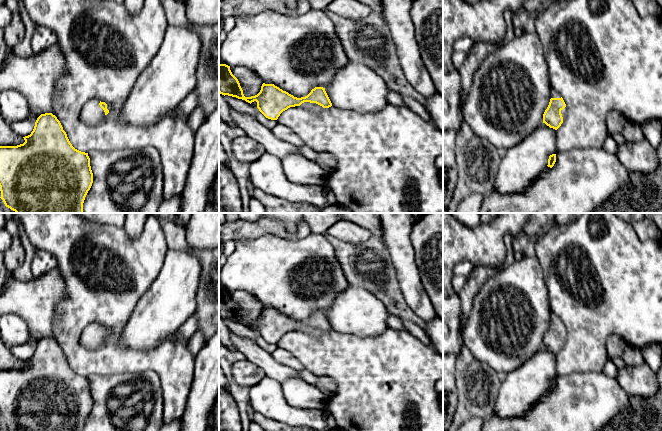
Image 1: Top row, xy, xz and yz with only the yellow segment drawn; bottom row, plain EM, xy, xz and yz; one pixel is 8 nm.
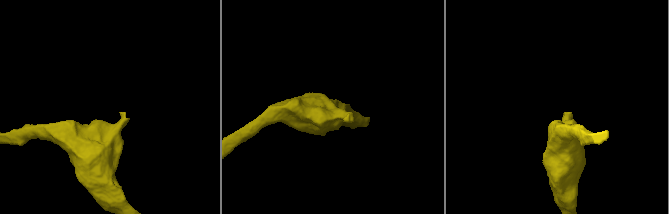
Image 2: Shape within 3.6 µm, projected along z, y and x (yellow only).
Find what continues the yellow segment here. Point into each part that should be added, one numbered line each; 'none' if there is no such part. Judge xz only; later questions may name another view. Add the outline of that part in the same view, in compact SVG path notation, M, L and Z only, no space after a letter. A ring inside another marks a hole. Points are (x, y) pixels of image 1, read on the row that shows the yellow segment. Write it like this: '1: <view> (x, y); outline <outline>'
1: xz (310, 106); outline M304 102L300 106L310 111L322 111L323 109L325 109L316 103L310 103L310 102Z

